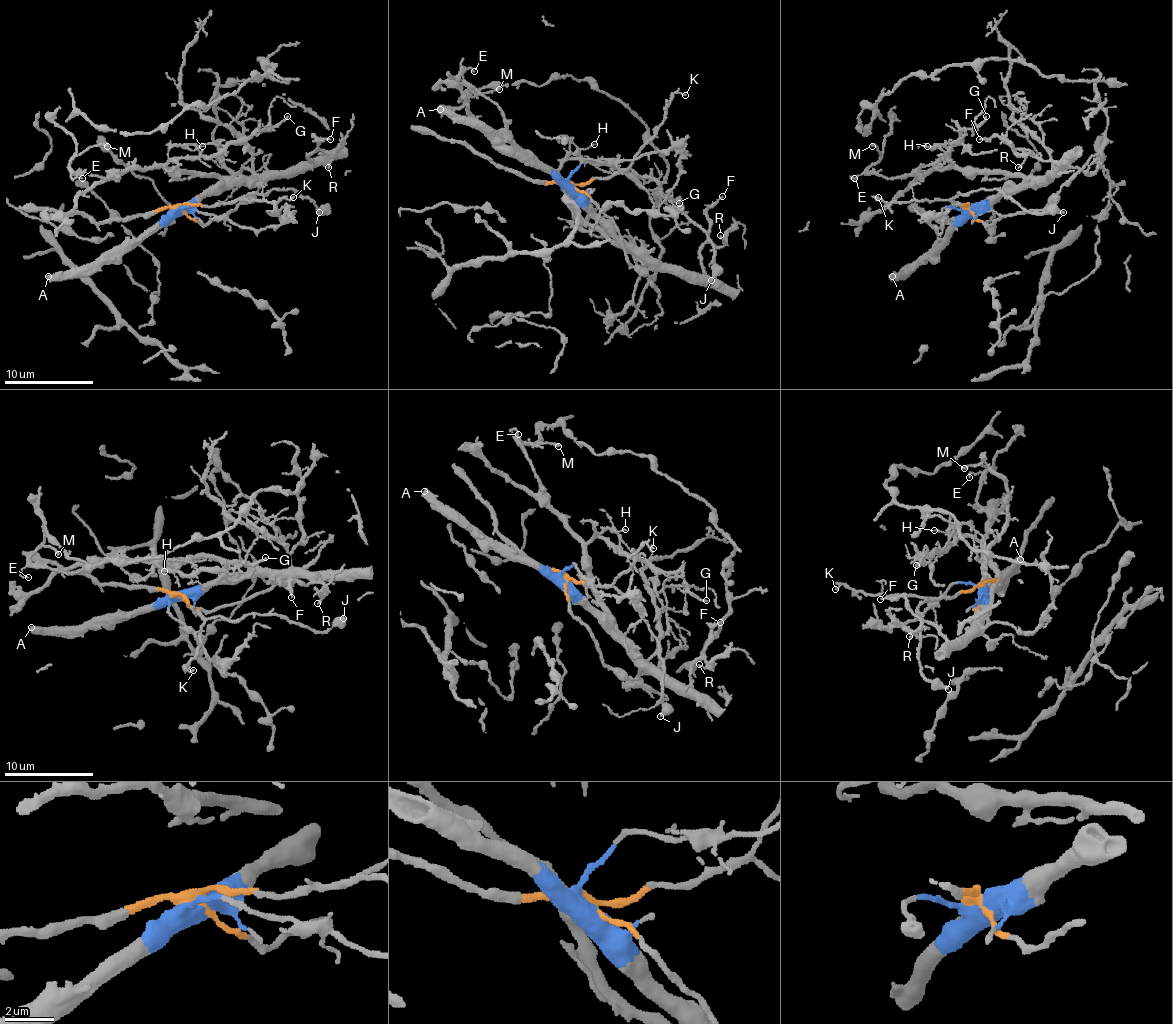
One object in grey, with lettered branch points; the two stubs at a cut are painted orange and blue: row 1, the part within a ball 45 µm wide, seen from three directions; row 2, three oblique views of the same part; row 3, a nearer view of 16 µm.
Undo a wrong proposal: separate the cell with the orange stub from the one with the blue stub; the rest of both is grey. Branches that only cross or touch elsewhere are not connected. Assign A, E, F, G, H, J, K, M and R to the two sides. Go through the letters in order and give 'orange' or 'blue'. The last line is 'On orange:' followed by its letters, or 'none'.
A: blue
E: blue
F: blue
G: blue
H: blue
J: orange
K: orange
M: blue
R: blue
On orange: J, K

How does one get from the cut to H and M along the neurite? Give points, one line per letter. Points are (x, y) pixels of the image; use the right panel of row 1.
H: (967, 210), (987, 210), (1023, 181), (1021, 176), (967, 172), (941, 145), (932, 150), (927, 145)
M: (967, 210), (987, 210), (1021, 176), (929, 167), (887, 179), (872, 174), (881, 154), (872, 145)

